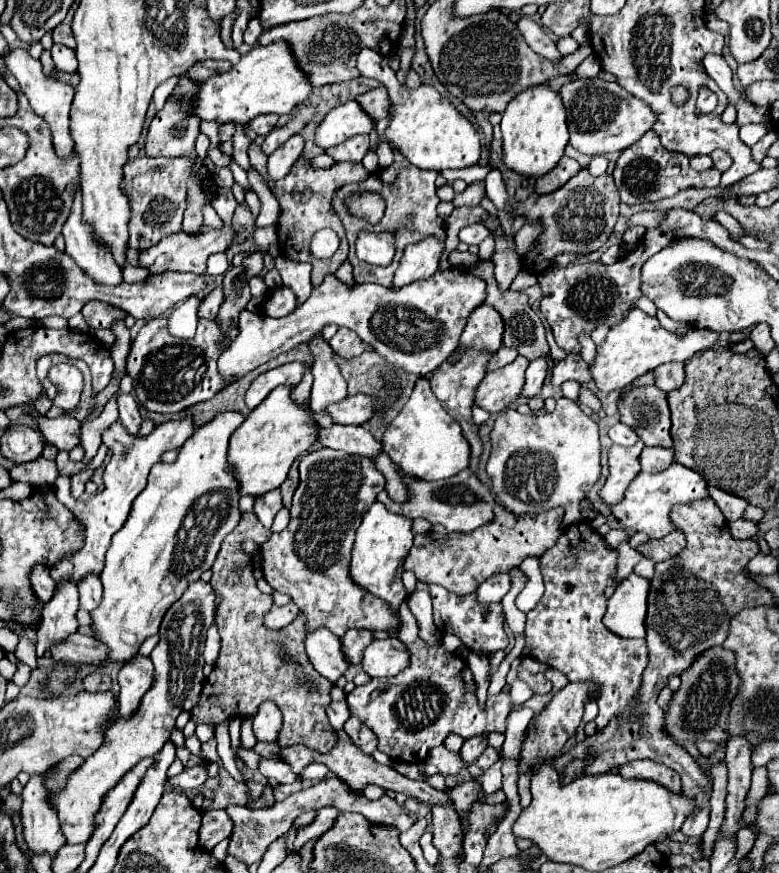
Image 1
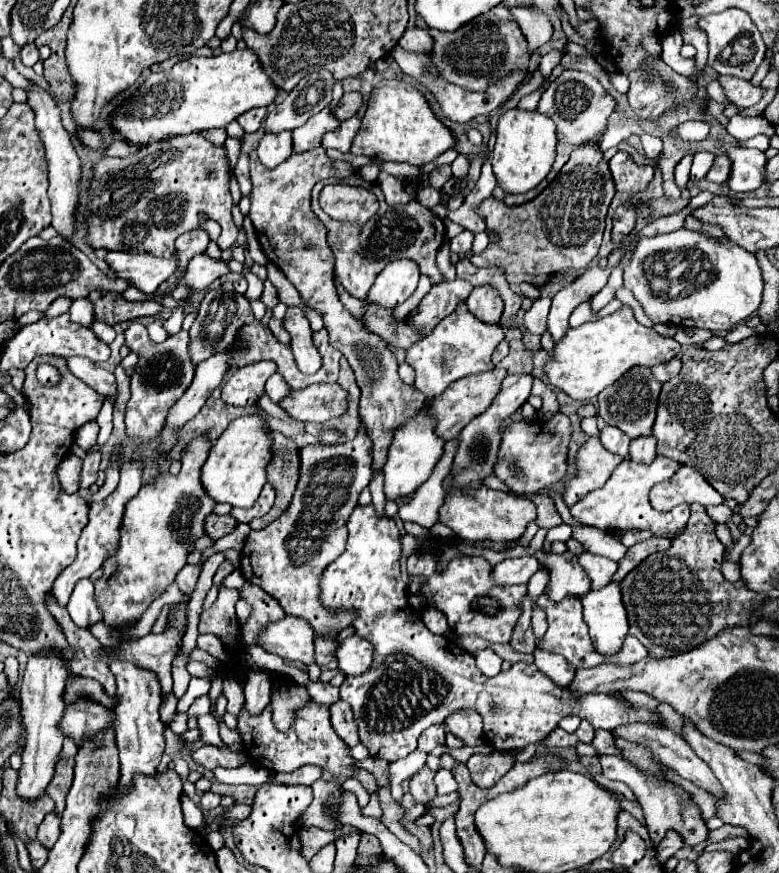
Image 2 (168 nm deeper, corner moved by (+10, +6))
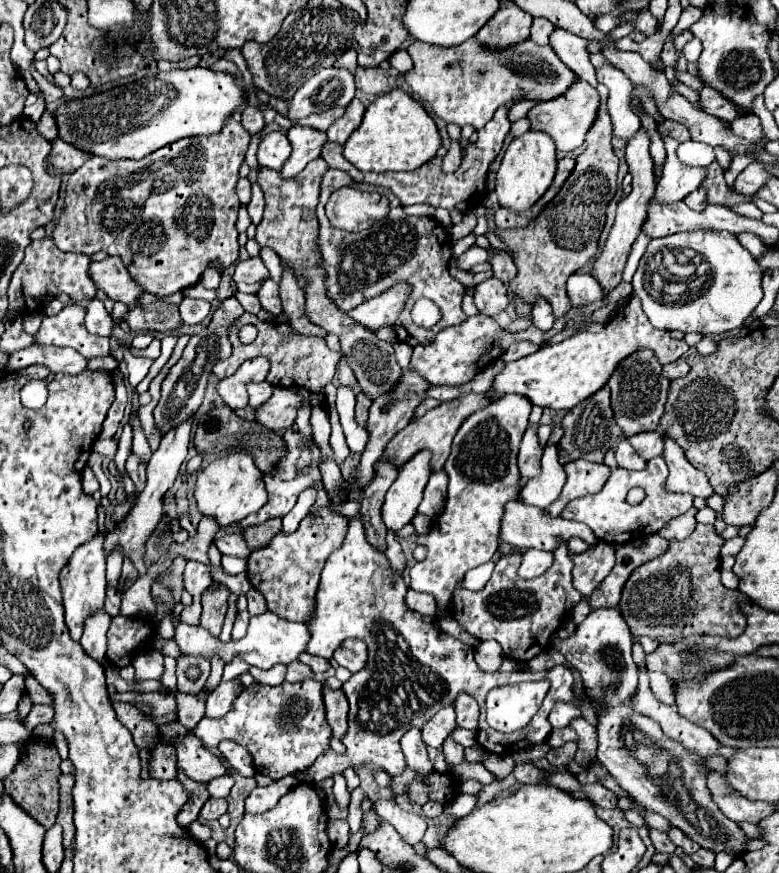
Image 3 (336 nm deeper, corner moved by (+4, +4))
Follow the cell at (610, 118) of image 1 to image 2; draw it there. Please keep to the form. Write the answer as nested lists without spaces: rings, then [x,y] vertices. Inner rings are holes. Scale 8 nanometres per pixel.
[[[563,70],[545,90],[537,104],[537,112],[549,116],[557,126],[557,138],[563,144],[581,146],[587,140],[601,138],[609,114],[615,110],[615,100],[605,92],[605,88],[587,72]]]

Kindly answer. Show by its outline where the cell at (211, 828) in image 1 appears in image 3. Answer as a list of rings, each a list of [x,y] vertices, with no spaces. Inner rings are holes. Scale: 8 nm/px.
[[[287,776],[287,778],[281,778],[268,786],[257,786],[247,796],[245,800],[245,812],[247,814],[263,814],[267,810],[271,810],[279,798],[283,794],[287,794],[291,788],[297,786],[297,778],[295,776]]]

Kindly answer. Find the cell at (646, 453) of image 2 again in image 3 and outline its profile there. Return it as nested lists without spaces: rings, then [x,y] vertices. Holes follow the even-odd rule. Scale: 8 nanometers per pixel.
[[[661,432],[635,434],[635,436],[629,438],[629,442],[643,460],[651,460],[651,458],[663,454],[663,436],[661,436]]]

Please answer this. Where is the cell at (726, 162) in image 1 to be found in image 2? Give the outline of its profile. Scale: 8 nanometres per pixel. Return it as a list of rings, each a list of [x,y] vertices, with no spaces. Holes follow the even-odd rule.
[[[717,156],[713,168],[707,174],[709,182],[717,182],[717,184],[725,184],[729,180],[731,174],[731,158],[729,156]]]

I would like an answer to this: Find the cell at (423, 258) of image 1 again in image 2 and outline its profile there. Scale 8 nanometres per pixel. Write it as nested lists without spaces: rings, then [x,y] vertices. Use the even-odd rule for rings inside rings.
[[[395,260],[391,262],[371,286],[365,302],[377,304],[383,308],[397,308],[403,304],[419,282],[419,268],[413,260]]]

